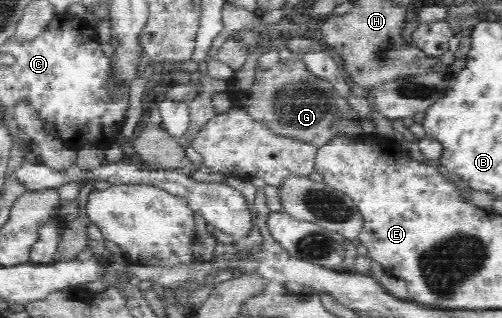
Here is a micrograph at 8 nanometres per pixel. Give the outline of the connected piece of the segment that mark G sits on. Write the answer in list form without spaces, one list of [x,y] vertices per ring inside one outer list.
[[[298,57],[288,62],[280,61],[267,70],[257,66],[254,81],[252,88],[244,93],[233,90],[231,102],[248,112],[252,119],[264,123],[272,133],[309,142],[318,149],[334,137],[343,136],[331,129],[332,122],[340,113],[334,86],[330,80],[312,74]]]

